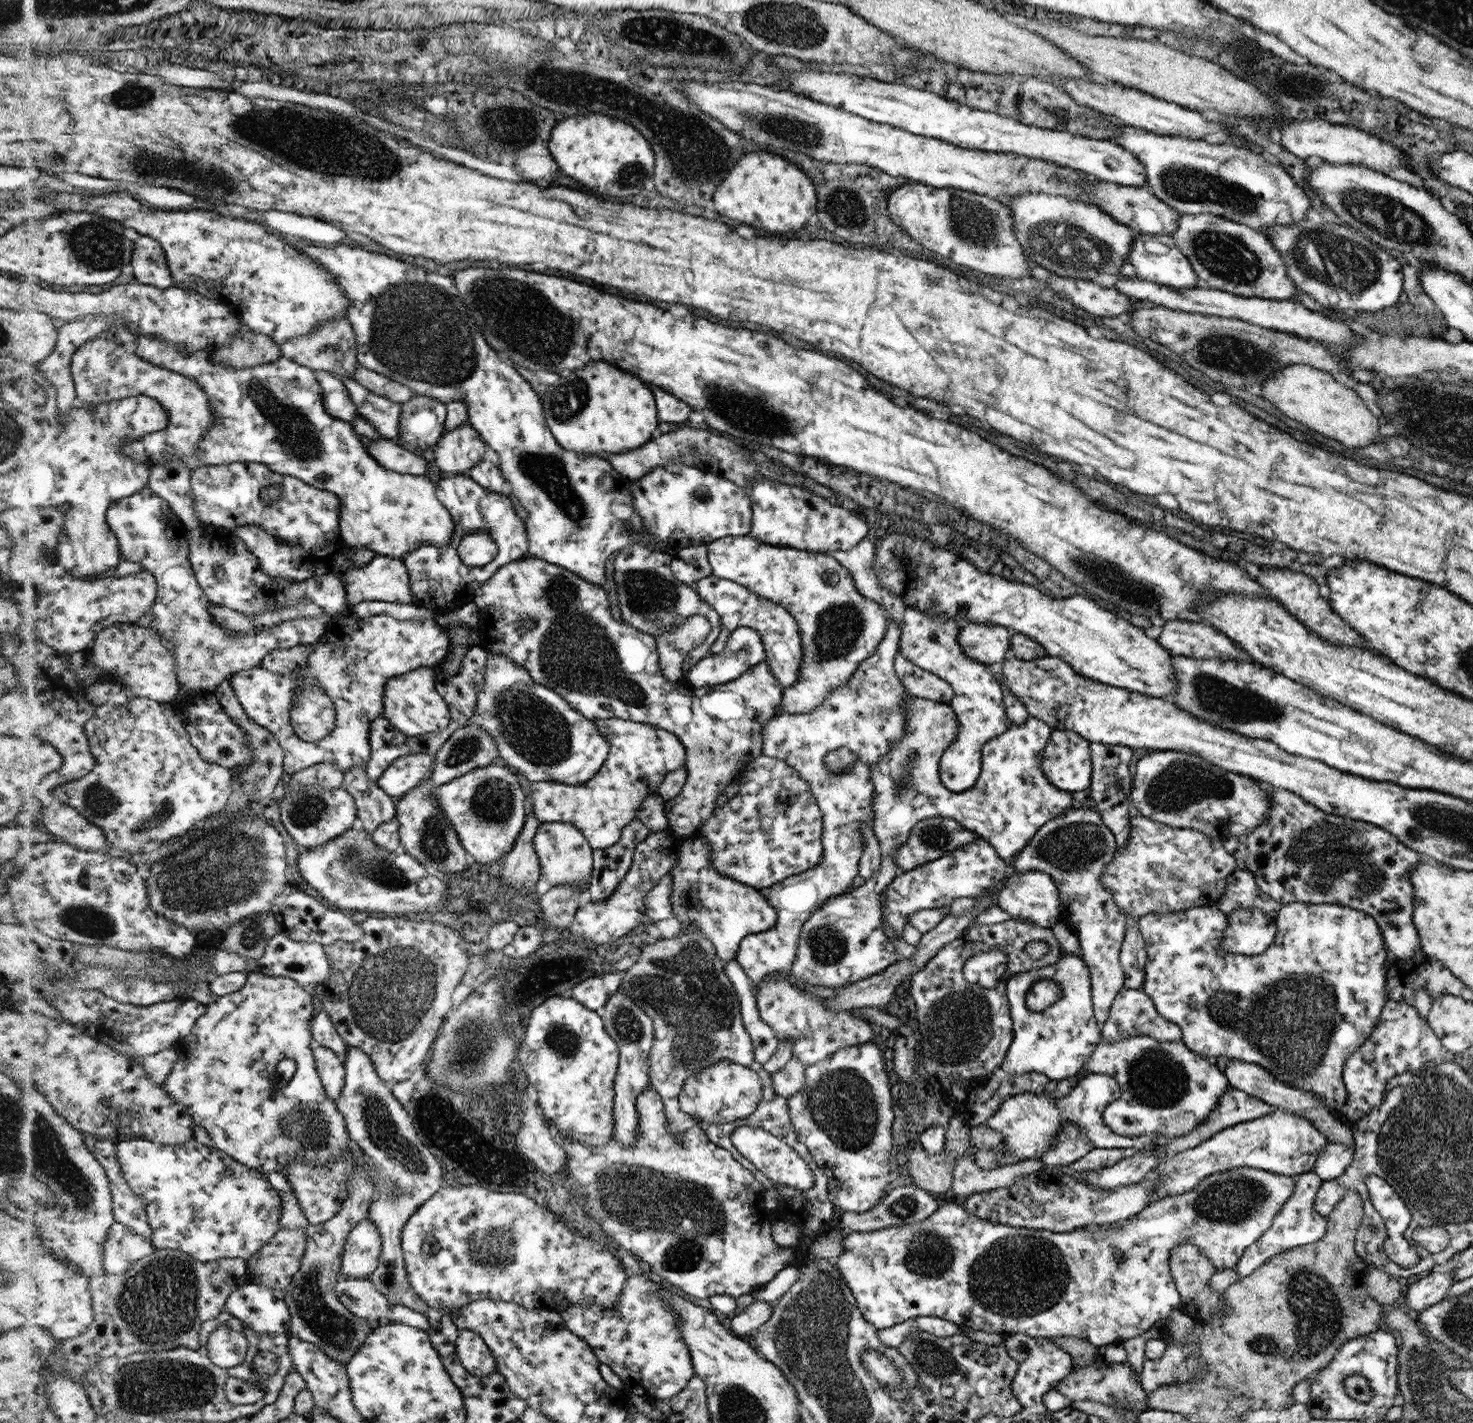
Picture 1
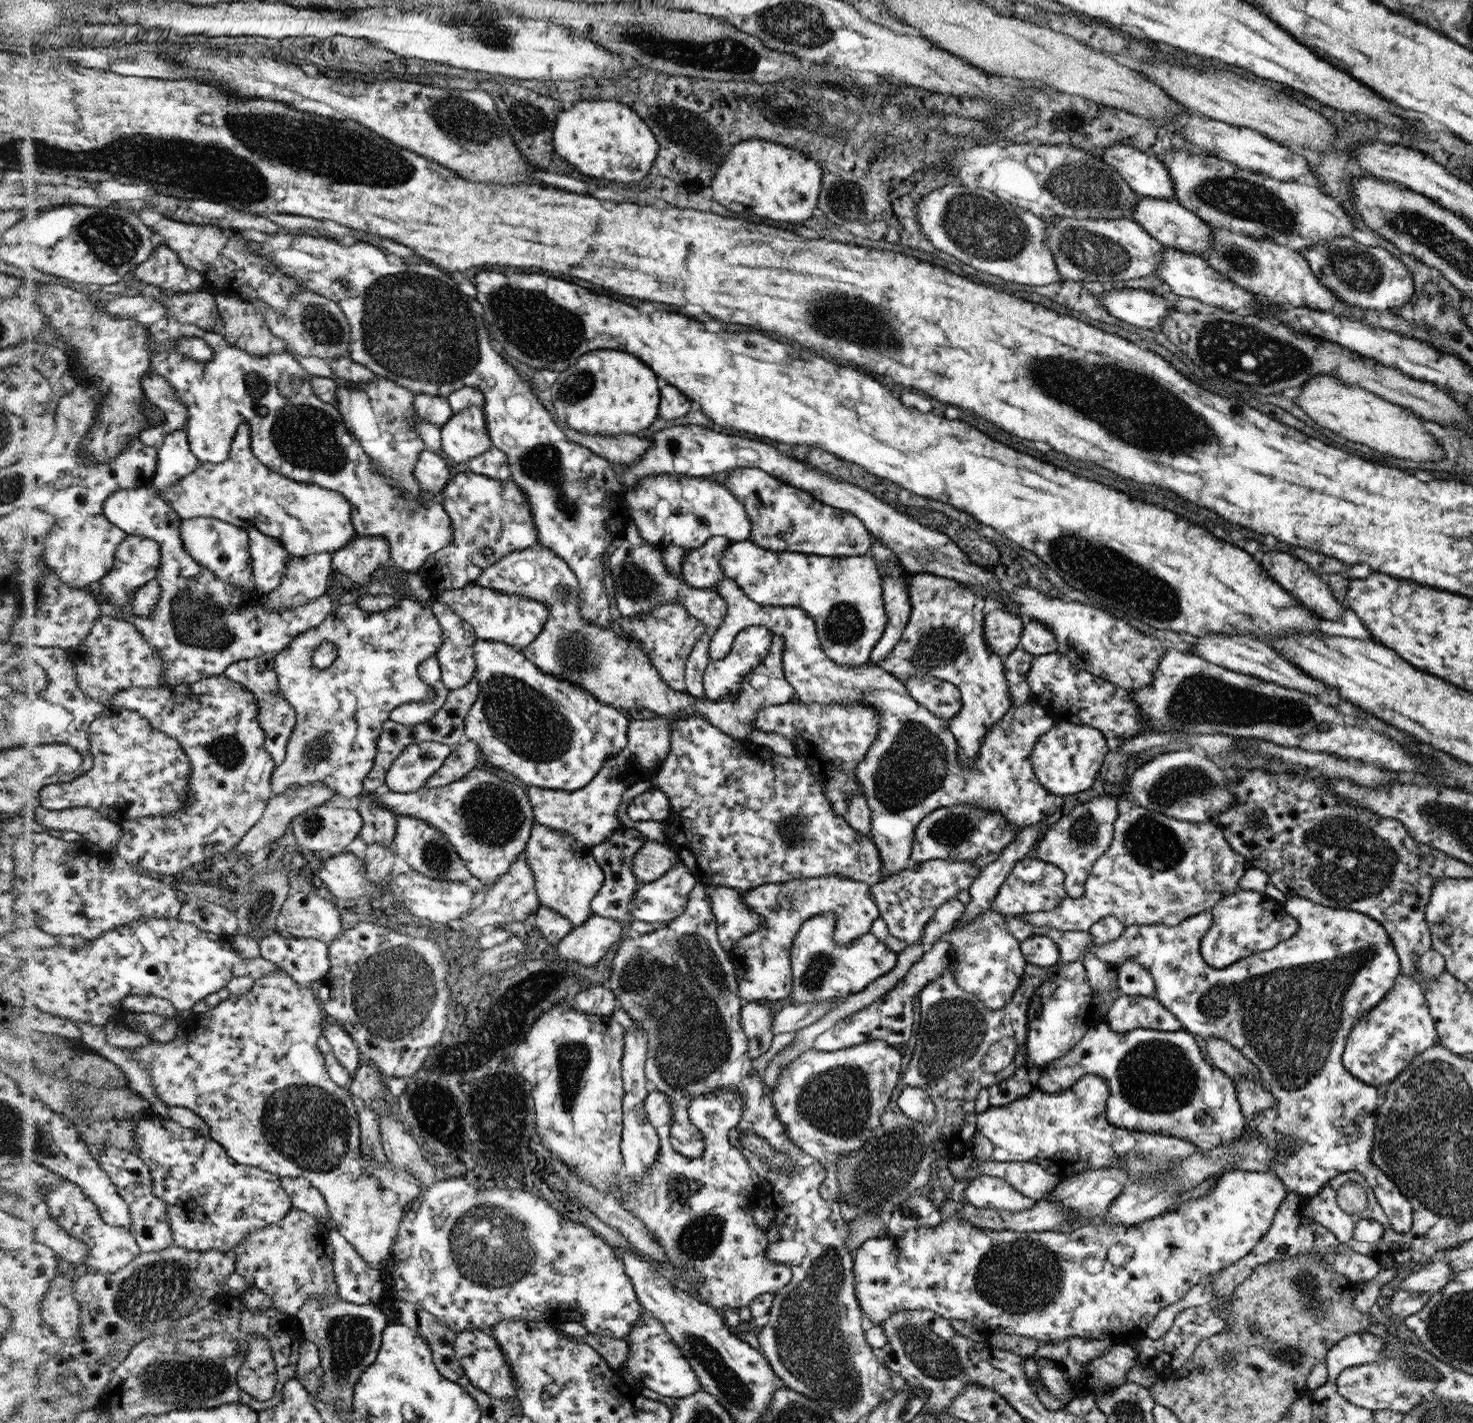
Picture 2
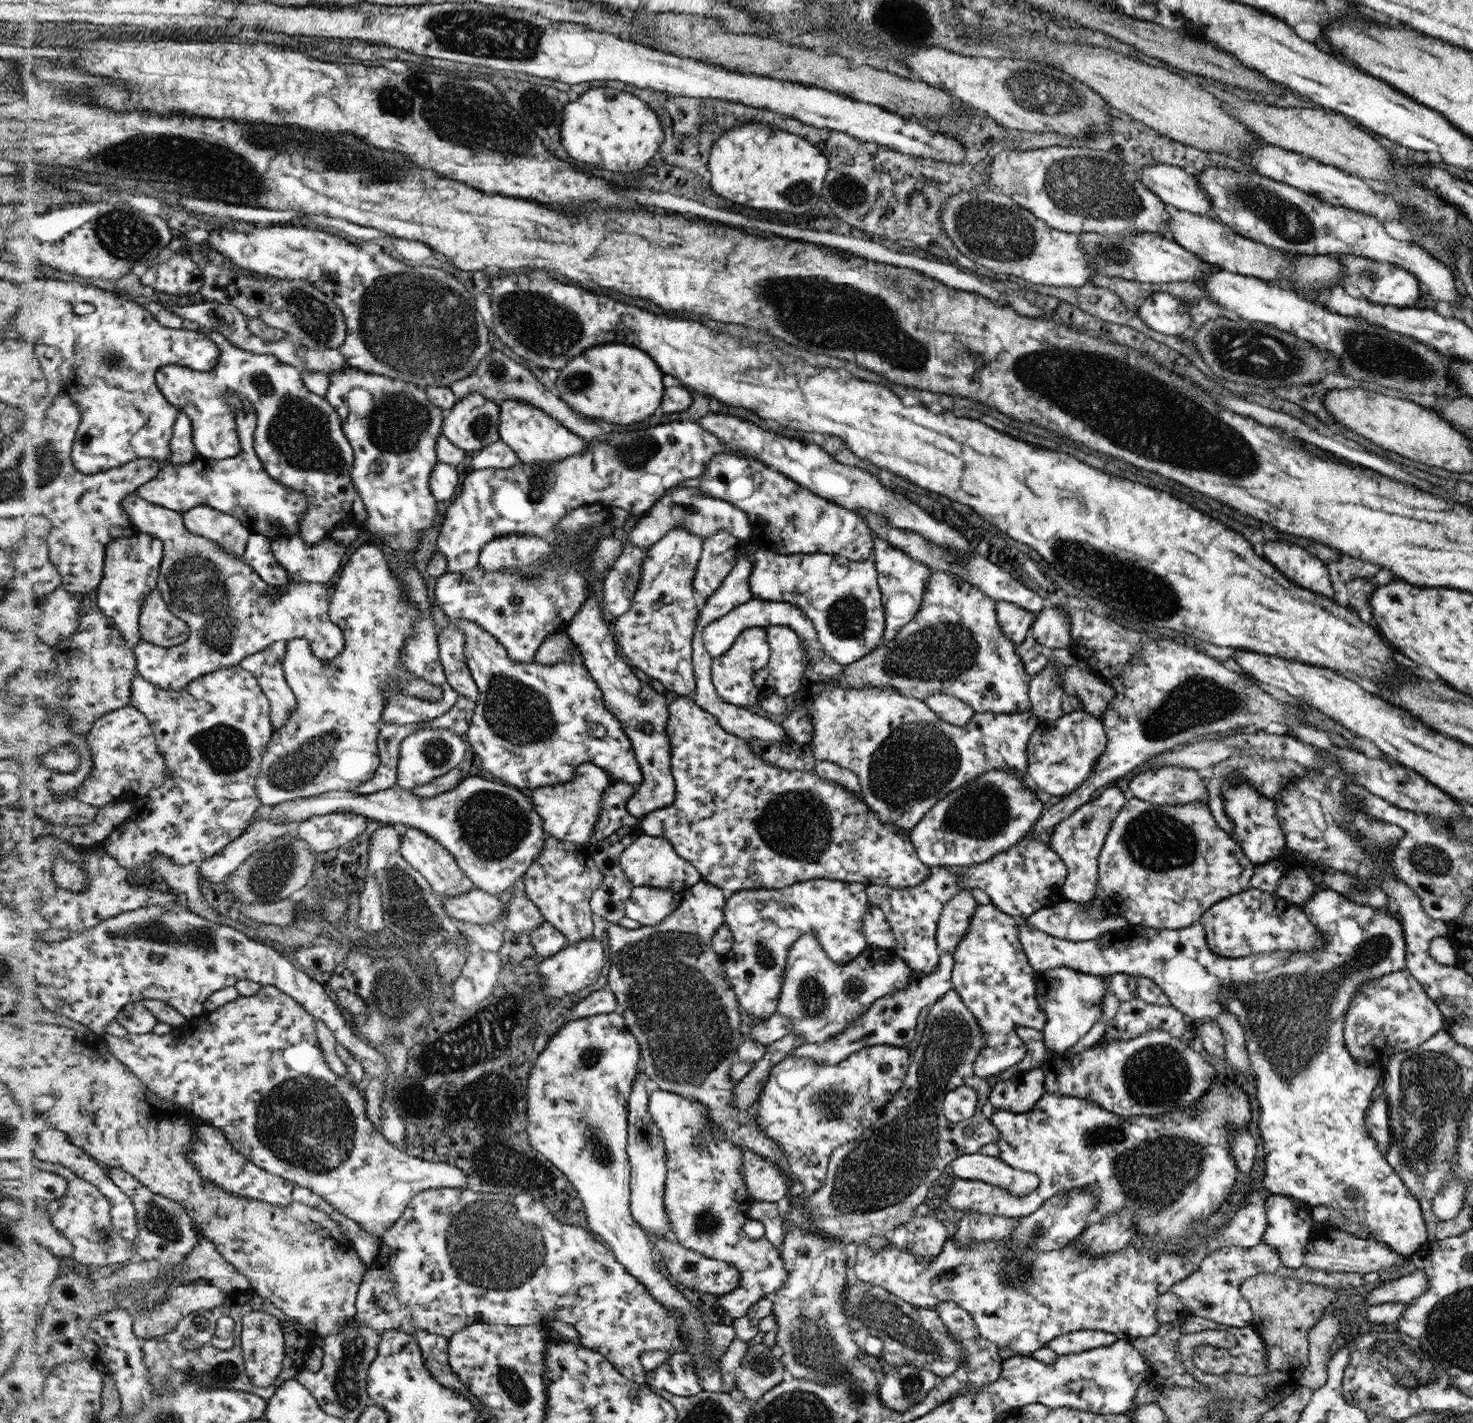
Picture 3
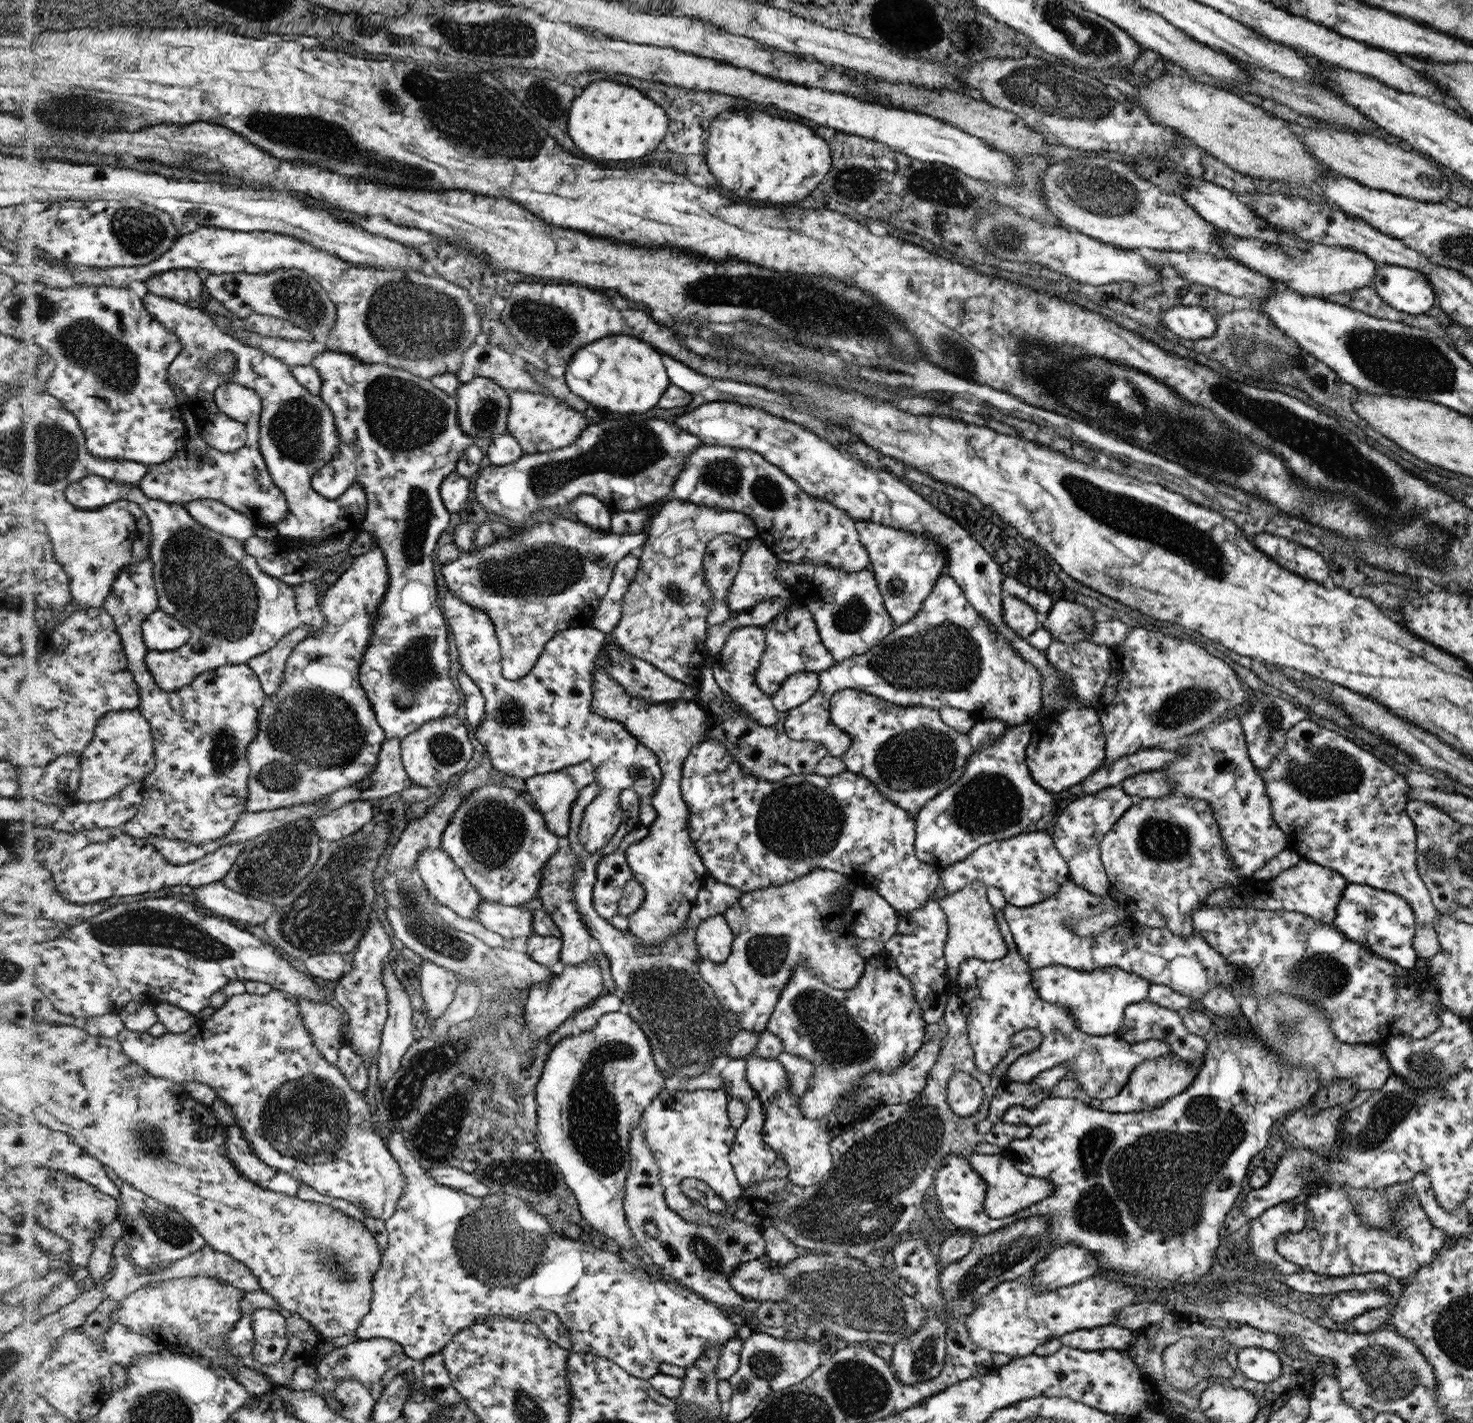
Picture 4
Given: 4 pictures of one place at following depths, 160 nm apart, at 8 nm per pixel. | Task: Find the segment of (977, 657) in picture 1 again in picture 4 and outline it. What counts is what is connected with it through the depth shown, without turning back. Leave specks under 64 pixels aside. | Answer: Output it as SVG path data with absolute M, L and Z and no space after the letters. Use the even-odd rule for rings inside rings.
M1002 593L1003 621L1021 638L1029 637L1037 630L1036 612L1031 606L1011 594Z

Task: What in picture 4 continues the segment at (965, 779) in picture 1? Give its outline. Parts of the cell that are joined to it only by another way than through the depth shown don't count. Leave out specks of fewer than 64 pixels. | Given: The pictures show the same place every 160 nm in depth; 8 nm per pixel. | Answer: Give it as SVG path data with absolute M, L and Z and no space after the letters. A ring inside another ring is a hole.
M942 574L935 579L933 591L922 603L918 614L906 624L894 627L894 630L870 651L860 656L837 662L834 666L818 672L818 688L805 703L785 712L779 725L789 739L811 741L820 744L828 754L838 757L850 746L851 737L831 725L829 718L829 697L835 689L851 688L861 690L892 705L919 705L937 709L948 706L967 711L976 722L983 719L999 720L1008 727L1021 725L1042 708L1042 676L1031 664L1023 662L1019 654L1011 650L1011 644L999 636L979 613L971 608L961 586L955 580Z

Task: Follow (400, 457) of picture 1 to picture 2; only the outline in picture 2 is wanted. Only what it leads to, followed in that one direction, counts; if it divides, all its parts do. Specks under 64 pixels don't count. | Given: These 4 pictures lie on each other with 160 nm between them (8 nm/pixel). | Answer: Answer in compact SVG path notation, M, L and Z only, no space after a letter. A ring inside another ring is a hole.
M422 450L414 464L414 479L421 490L428 491L438 499L445 483L450 479L445 461L435 452Z

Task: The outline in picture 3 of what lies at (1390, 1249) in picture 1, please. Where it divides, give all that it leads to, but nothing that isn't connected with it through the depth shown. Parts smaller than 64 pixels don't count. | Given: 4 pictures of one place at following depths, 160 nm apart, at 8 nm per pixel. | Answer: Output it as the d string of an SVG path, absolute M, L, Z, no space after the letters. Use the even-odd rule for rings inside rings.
M1331 890L1317 891L1311 895L1301 906L1300 909L1305 913L1307 920L1314 924L1318 932L1324 938L1324 947L1321 952L1299 951L1295 953L1286 953L1285 951L1269 952L1265 951L1259 954L1252 954L1249 956L1239 957L1236 959L1223 958L1213 954L1206 947L1206 937L1203 930L1203 925L1199 921L1191 923L1189 927L1180 928L1177 930L1145 928L1145 927L1126 927L1108 931L1103 936L1099 936L1090 941L1070 941L1059 939L1051 936L1050 933L1041 932L1037 928L1027 926L1024 921L1019 920L1017 923L1018 937L1017 940L1022 946L1023 952L1026 956L1026 961L1035 973L1043 972L1053 968L1067 967L1075 969L1076 971L1090 974L1091 976L1123 973L1131 976L1144 976L1152 980L1167 996L1173 1008L1178 1009L1179 1012L1189 1016L1195 1024L1205 1023L1207 1021L1215 1020L1220 1012L1230 1012L1239 1022L1240 1027L1243 1028L1246 1053L1254 1079L1256 1082L1255 1099L1257 1099L1257 1106L1259 1107L1259 1116L1257 1116L1257 1130L1263 1142L1263 1162L1264 1175L1262 1185L1266 1188L1269 1194L1288 1196L1289 1199L1295 1199L1301 1204L1307 1204L1309 1207L1313 1206L1327 1206L1333 1210L1339 1210L1341 1216L1352 1220L1354 1223L1360 1224L1370 1234L1370 1238L1386 1244L1393 1252L1402 1254L1403 1256L1415 1253L1422 1244L1428 1240L1427 1229L1425 1228L1424 1220L1422 1219L1421 1210L1415 1197L1403 1186L1401 1179L1397 1176L1393 1169L1386 1163L1381 1150L1375 1146L1375 1142L1371 1140L1371 1136L1367 1134L1366 1117L1367 1109L1371 1105L1371 1092L1373 1088L1379 1085L1382 1080L1384 1071L1379 1071L1375 1067L1367 1064L1360 1064L1349 1054L1349 1051L1344 1047L1344 1040L1342 1038L1342 1020L1344 1019L1347 1007L1351 1002L1351 997L1356 993L1360 984L1366 982L1370 978L1379 978L1385 976L1390 972L1402 971L1406 968L1405 962L1405 943L1402 933L1402 925L1396 919L1397 911L1389 910L1373 910L1366 904L1355 904L1343 898L1340 894ZM1347 1190L1353 1190L1353 1194L1357 1195L1357 1199L1349 1199L1345 1197Z

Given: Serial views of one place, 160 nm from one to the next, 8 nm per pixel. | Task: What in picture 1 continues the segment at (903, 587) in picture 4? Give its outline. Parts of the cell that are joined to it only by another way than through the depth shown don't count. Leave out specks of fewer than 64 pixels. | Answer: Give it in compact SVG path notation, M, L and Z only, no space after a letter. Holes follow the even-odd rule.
M895 621L889 622L886 635L874 654L862 661L846 686L828 692L826 700L811 712L788 714L778 711L763 726L762 755L782 760L807 780L822 811L822 860L810 870L760 890L769 906L773 907L776 921L765 932L746 935L738 944L734 958L753 986L777 971L790 974L802 924L827 899L853 890L852 881L858 874L858 860L864 851L858 828L862 824L873 827L872 796L875 788L870 767L890 752L891 745L905 735L907 727L903 706L906 704L906 692L909 692L894 670L900 636L900 626ZM837 748L847 748L856 756L849 772L830 772L824 768L823 757Z

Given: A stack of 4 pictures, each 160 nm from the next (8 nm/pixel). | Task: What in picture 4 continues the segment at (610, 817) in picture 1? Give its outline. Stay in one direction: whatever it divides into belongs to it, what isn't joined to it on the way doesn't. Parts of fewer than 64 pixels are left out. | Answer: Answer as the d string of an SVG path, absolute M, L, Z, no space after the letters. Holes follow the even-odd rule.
M583 761L555 772L531 776L524 780L524 784L525 790L527 790L533 800L533 804L535 804L535 808L542 812L542 816L546 821L546 828L557 836L567 836L571 806L577 800L577 795L581 788L594 782L596 777L594 766L589 761Z

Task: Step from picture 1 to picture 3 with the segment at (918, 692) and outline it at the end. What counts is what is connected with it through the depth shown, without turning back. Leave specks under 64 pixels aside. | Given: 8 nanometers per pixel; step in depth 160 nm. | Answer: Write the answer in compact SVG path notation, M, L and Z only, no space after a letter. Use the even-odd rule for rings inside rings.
M943 691L925 695L922 701L935 713L935 716L939 717L939 720L955 726L965 725L974 713L974 710L962 700Z

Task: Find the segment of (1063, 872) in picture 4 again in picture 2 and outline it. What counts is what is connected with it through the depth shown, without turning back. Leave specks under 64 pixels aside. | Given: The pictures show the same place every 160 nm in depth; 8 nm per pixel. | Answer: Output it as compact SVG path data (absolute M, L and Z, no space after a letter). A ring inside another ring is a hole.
M1030 854L1015 863L1005 881L999 886L990 909L1003 916L1014 917L1018 914L1052 910L1066 897L1065 876L1062 869Z

